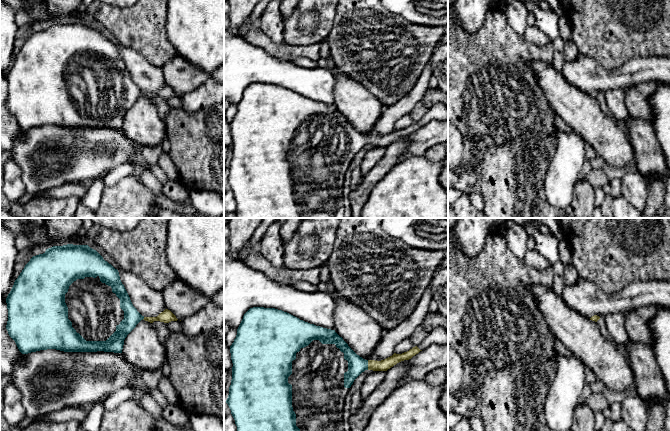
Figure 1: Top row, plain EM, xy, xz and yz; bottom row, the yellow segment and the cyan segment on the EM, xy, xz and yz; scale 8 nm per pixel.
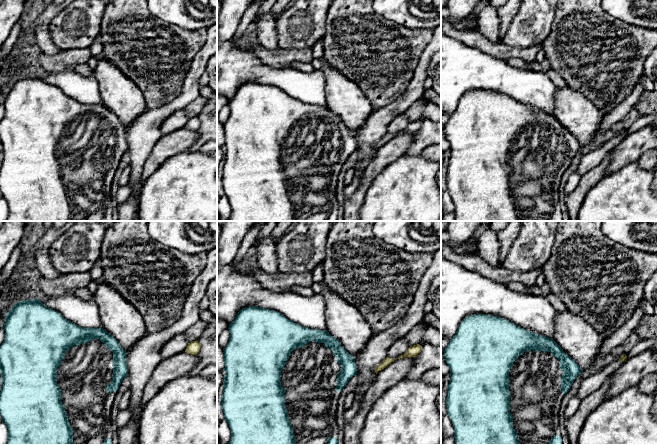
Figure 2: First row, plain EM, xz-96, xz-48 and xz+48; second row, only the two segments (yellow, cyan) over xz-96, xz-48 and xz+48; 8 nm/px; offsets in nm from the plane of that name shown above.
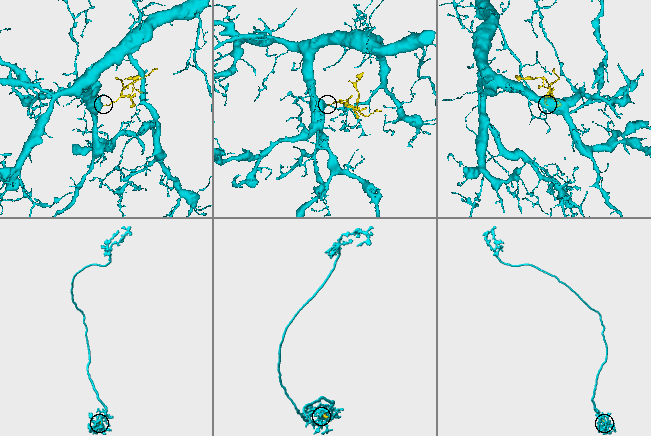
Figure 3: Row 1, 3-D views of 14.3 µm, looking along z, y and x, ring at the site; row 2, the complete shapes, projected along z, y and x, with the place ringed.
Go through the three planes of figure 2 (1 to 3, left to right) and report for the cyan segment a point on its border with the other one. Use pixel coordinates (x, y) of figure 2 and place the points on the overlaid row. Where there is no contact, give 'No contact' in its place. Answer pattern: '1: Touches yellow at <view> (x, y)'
1: No contact
2: No contact
3: No contact

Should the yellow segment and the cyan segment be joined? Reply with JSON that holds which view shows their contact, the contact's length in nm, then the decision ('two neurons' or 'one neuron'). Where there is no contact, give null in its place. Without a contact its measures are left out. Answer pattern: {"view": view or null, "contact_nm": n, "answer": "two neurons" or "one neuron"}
{"view": "xz", "contact_nm": 80, "answer": "one neuron"}

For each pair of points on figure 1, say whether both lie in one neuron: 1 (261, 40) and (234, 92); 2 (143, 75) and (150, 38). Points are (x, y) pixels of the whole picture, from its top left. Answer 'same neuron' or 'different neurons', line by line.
1: different neurons
2: different neurons

